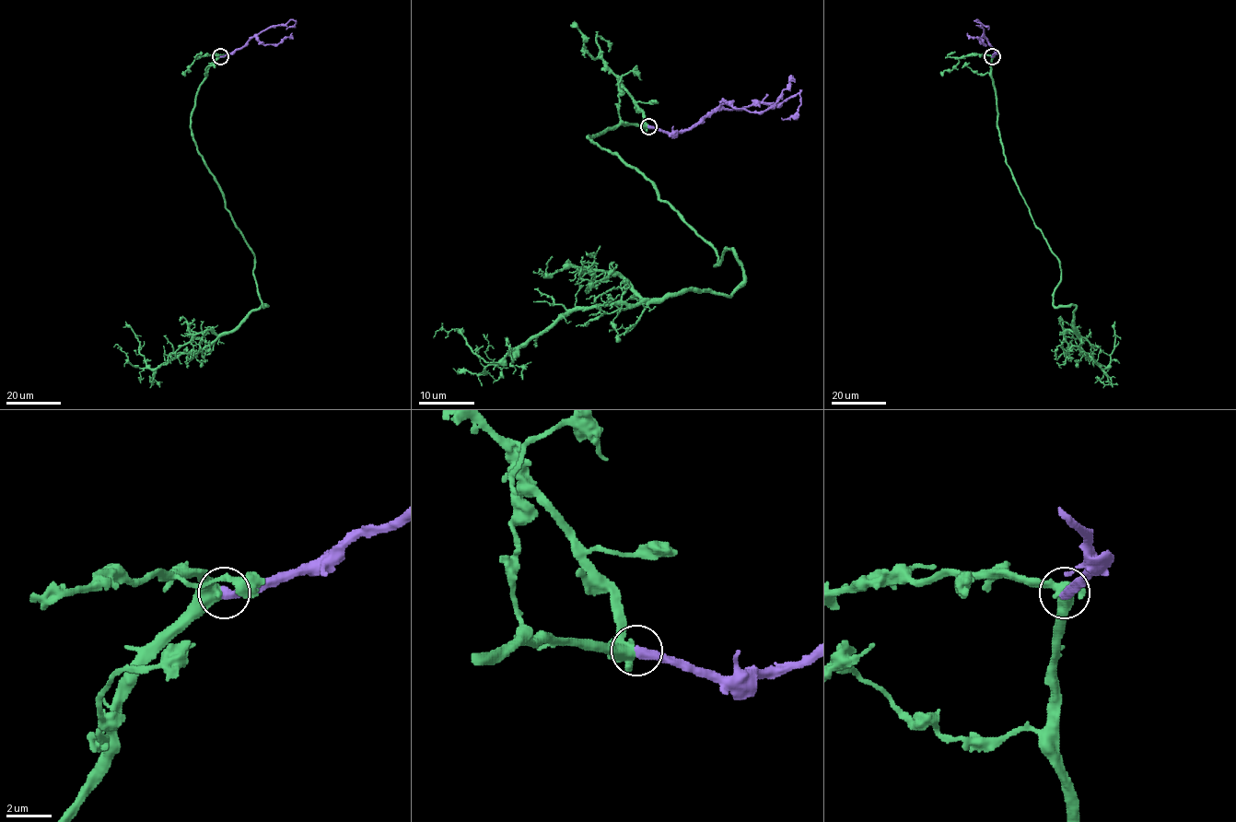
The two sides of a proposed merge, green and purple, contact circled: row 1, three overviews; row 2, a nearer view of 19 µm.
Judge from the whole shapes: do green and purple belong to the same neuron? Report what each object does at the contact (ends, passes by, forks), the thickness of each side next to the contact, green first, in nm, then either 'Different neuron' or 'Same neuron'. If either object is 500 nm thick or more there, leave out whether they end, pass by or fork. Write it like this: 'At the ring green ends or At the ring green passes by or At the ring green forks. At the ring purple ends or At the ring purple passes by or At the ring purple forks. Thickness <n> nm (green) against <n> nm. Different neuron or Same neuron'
At the ring green passes by. At the ring purple ends. Thickness 480 nm (green) against 440 nm. Same neuron

